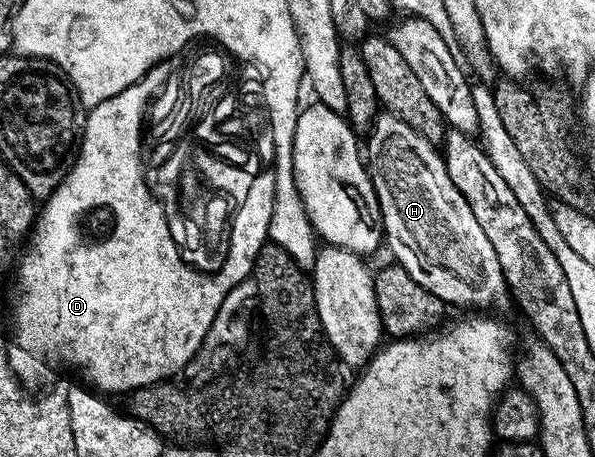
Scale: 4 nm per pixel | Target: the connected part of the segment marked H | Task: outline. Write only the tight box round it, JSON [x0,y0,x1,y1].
[367,114,507,310]

